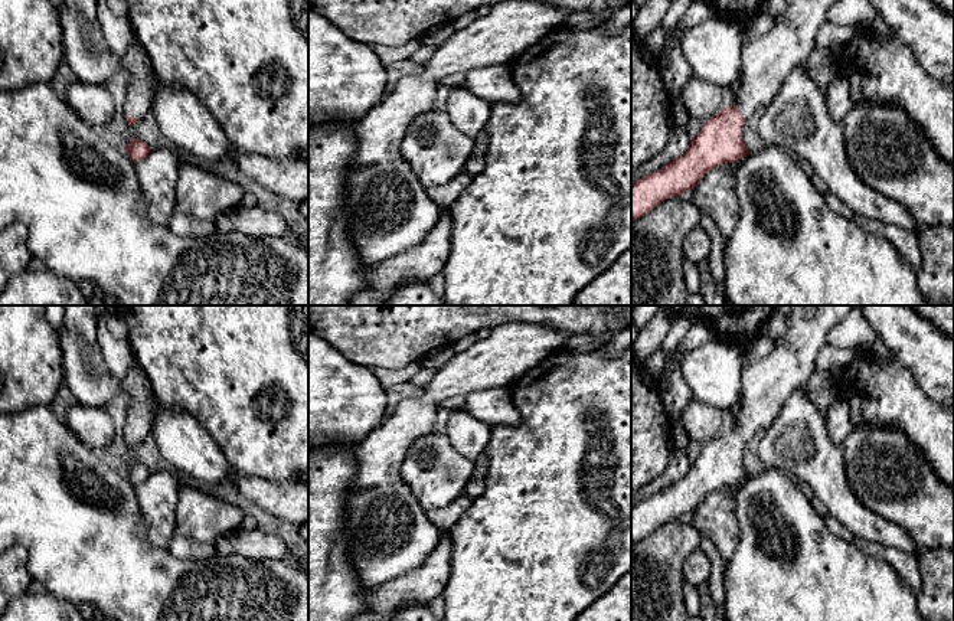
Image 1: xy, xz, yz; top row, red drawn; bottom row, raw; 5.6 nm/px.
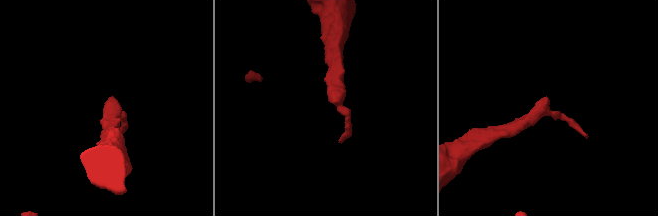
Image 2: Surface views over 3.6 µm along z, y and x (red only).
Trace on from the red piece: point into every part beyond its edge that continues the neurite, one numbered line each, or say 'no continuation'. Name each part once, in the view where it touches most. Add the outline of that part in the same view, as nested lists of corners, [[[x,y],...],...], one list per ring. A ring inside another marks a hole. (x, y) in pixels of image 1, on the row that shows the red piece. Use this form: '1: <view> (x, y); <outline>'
1: xy (140, 74); [[[134,40],[127,49],[121,66],[127,72],[128,89],[124,114],[137,120],[151,112],[154,95],[154,69],[143,50]]]

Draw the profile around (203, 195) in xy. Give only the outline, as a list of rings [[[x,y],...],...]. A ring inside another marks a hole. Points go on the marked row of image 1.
[[[182,161],[176,184],[176,209],[199,220],[213,220],[241,206],[245,190],[235,182],[206,170],[197,163]]]

